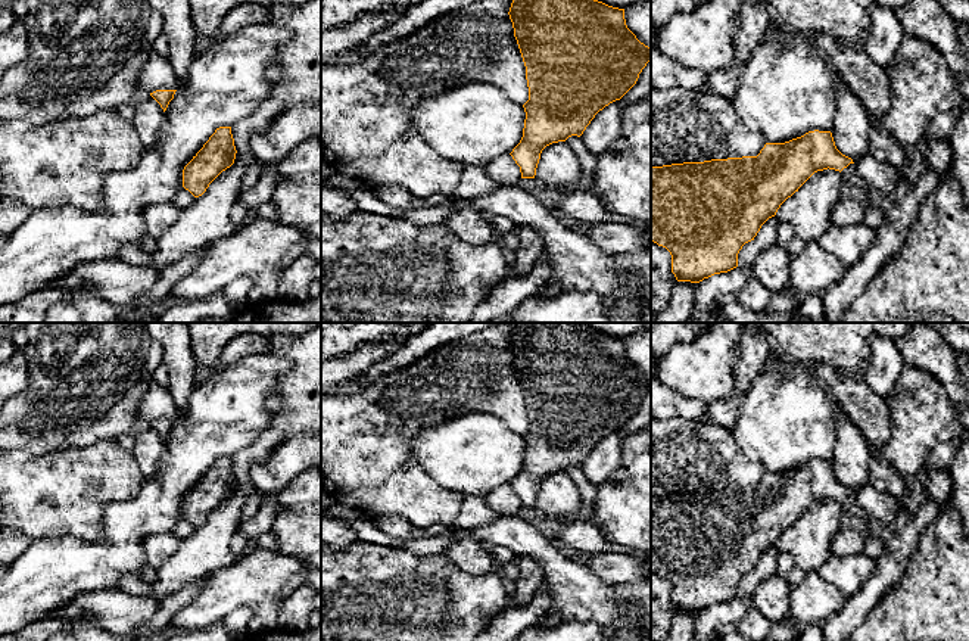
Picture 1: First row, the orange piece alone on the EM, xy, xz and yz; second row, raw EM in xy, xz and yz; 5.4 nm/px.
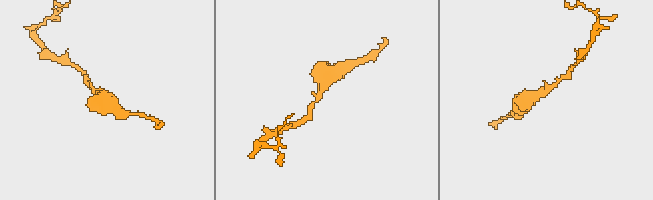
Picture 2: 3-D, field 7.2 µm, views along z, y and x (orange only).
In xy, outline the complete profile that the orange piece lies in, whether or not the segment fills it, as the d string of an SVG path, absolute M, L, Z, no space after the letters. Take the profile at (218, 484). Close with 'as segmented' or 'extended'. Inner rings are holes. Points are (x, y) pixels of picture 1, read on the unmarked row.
M219 457L183 500L183 517L194 528L234 494L236 476L231 457Z; as segmented

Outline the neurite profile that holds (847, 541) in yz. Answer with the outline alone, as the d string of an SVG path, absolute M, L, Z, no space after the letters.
M845 523L839 532L835 533L831 544L831 553L835 557L848 557L861 554L866 538L857 532L851 525Z

